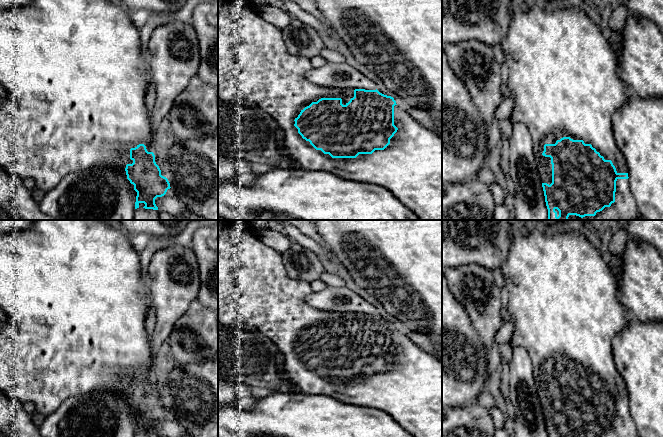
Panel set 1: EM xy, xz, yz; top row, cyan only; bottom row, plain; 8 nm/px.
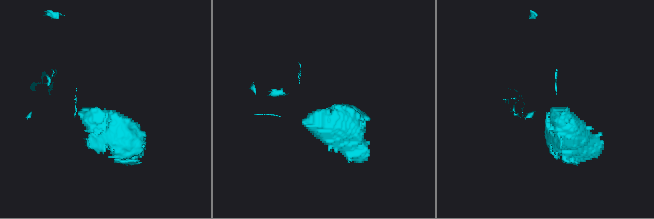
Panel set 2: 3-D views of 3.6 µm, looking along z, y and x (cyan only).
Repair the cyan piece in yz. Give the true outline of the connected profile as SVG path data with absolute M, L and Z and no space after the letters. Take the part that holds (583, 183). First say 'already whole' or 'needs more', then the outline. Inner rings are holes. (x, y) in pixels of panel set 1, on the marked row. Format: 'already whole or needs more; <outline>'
needs more; M520 6L514 10L506 37L501 42L505 56L505 80L508 98L514 101L510 117L511 123L524 124L532 137L535 164L542 182L545 202L548 209L548 220L635 220L639 214L636 200L630 191L628 169L624 155L618 148L612 127L612 119L617 110L629 99L627 85L620 77L620 66L617 55L609 44L607 34L603 32L581 8L561 8L548 11L538 6Z

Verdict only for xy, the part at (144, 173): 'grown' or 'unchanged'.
grown

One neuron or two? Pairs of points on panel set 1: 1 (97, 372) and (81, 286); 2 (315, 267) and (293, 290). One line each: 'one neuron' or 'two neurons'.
1: one neuron
2: two neurons

